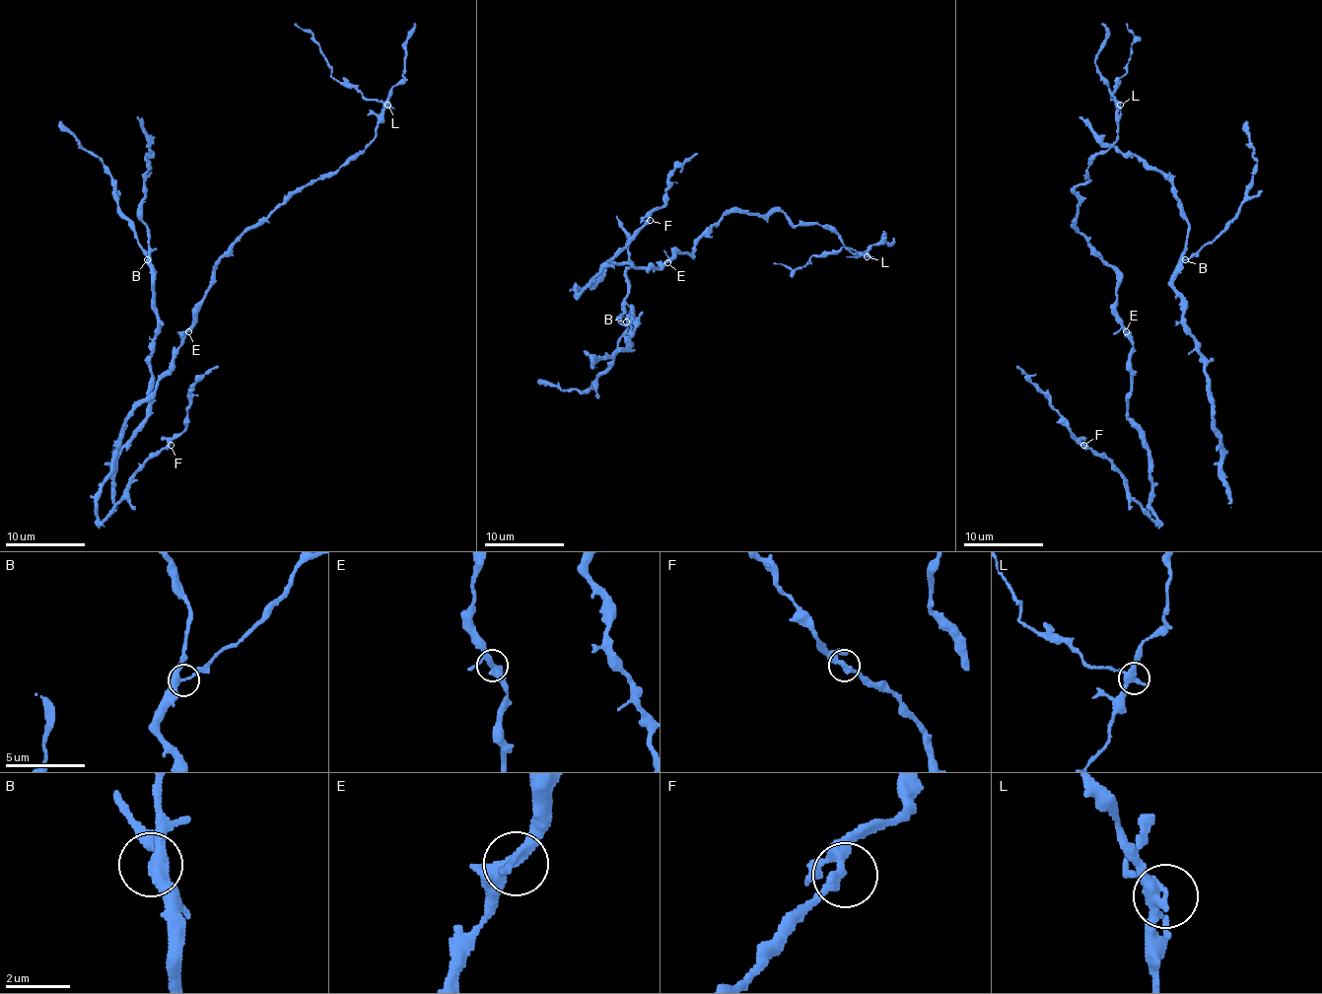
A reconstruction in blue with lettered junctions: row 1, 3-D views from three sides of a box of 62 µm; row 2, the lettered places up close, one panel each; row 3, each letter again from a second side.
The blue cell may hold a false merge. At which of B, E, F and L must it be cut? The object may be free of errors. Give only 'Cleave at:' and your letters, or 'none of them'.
Cleave at: L

